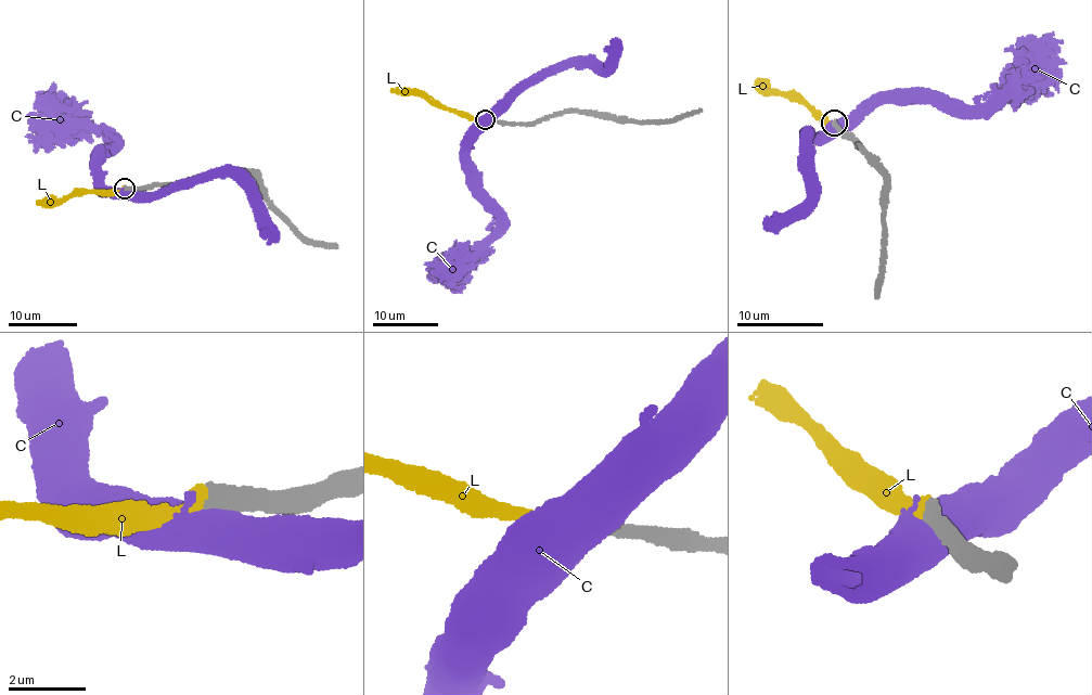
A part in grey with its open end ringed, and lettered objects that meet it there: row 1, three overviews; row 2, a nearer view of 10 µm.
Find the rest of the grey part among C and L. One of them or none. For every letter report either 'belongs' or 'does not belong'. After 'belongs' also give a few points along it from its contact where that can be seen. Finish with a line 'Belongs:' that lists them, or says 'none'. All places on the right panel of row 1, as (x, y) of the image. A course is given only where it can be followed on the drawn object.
C: does not belong
L: belongs | via (835, 124), (806, 103), (760, 81), (755, 82)
Belongs: L

